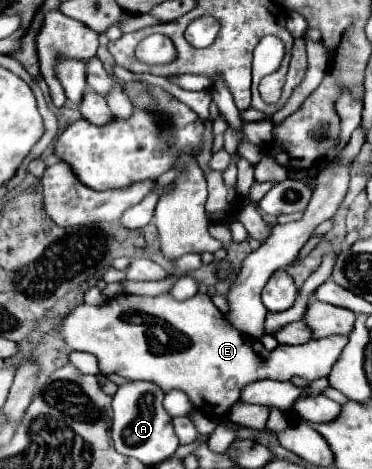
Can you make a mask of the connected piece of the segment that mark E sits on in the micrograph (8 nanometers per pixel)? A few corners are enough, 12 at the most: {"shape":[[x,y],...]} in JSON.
{"shape":[[118,294],[62,318],[102,374],[230,410],[328,376],[348,336],[268,352],[210,296]]}

